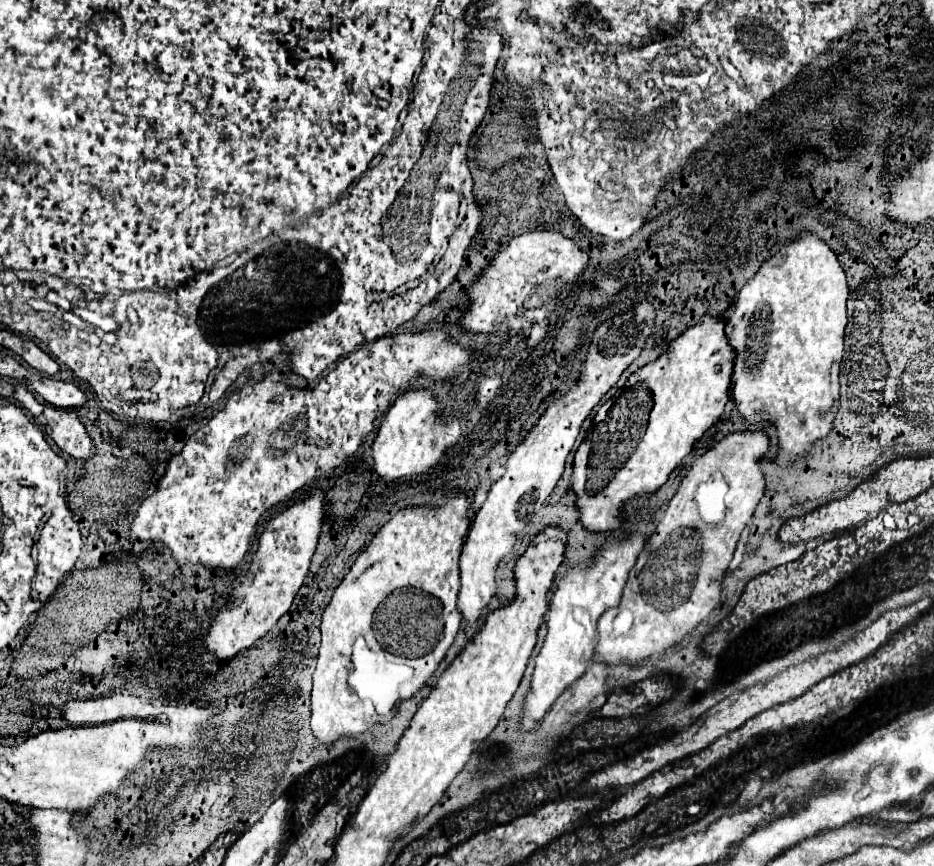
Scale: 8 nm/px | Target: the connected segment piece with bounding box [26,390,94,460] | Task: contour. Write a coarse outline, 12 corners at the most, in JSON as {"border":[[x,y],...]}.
{"border":[[26,390],[26,408],[42,418],[62,452],[94,454],[76,412],[40,404]]}

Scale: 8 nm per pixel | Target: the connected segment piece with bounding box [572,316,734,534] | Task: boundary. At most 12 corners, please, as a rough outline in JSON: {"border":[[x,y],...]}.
{"border":[[704,316],[636,370],[576,450],[606,534],[722,420],[734,352]]}

